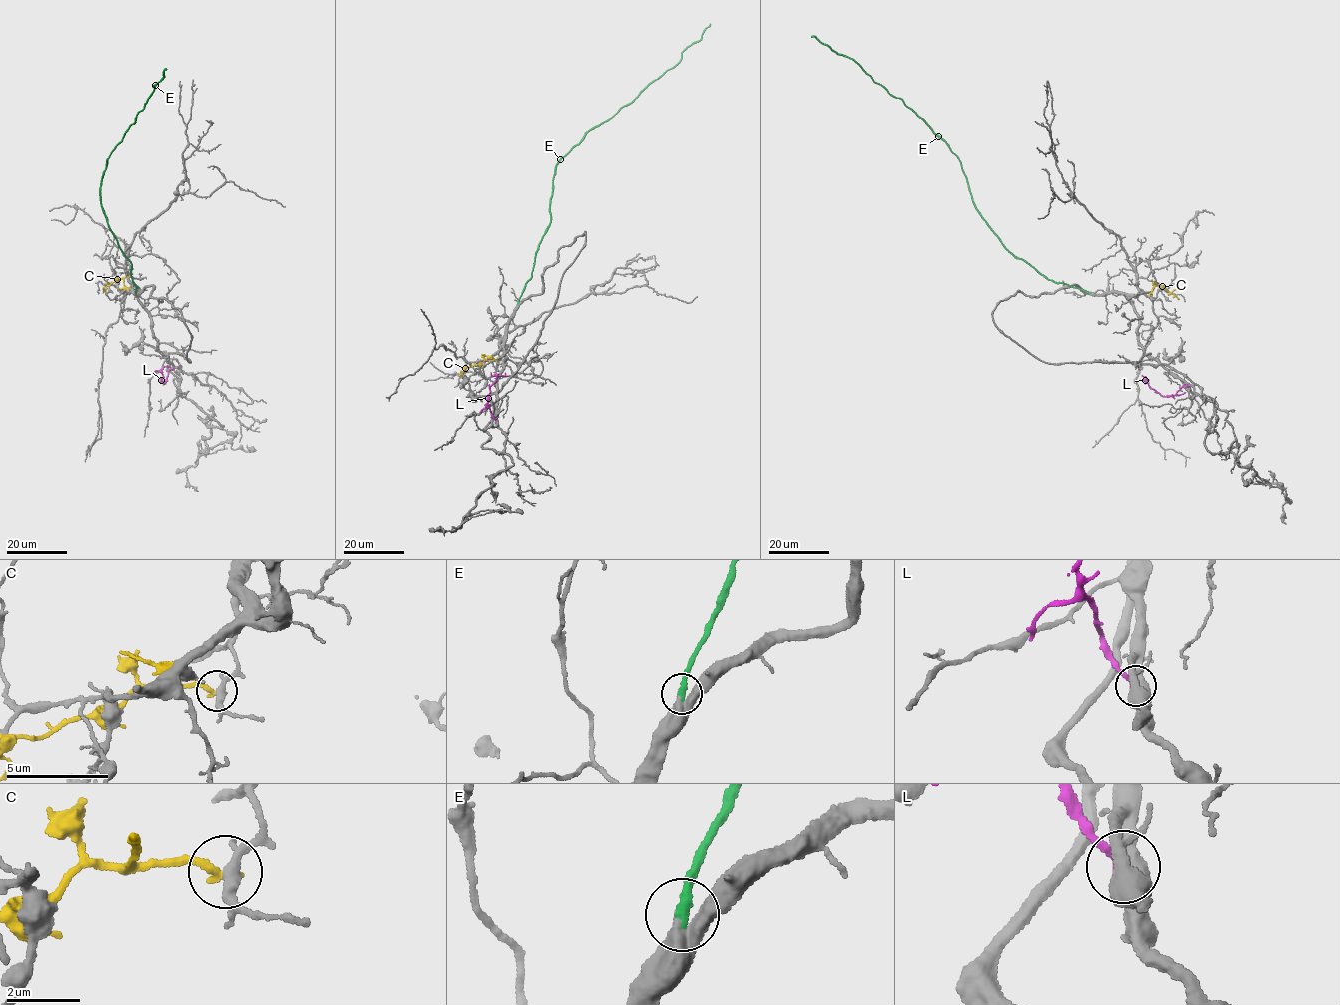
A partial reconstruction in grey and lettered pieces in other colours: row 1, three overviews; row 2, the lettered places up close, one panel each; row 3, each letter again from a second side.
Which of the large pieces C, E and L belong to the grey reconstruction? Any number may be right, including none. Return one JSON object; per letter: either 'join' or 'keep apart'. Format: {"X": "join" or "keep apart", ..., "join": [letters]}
{"C": "keep apart", "E": "join", "L": "keep apart", "join": ["E"]}

